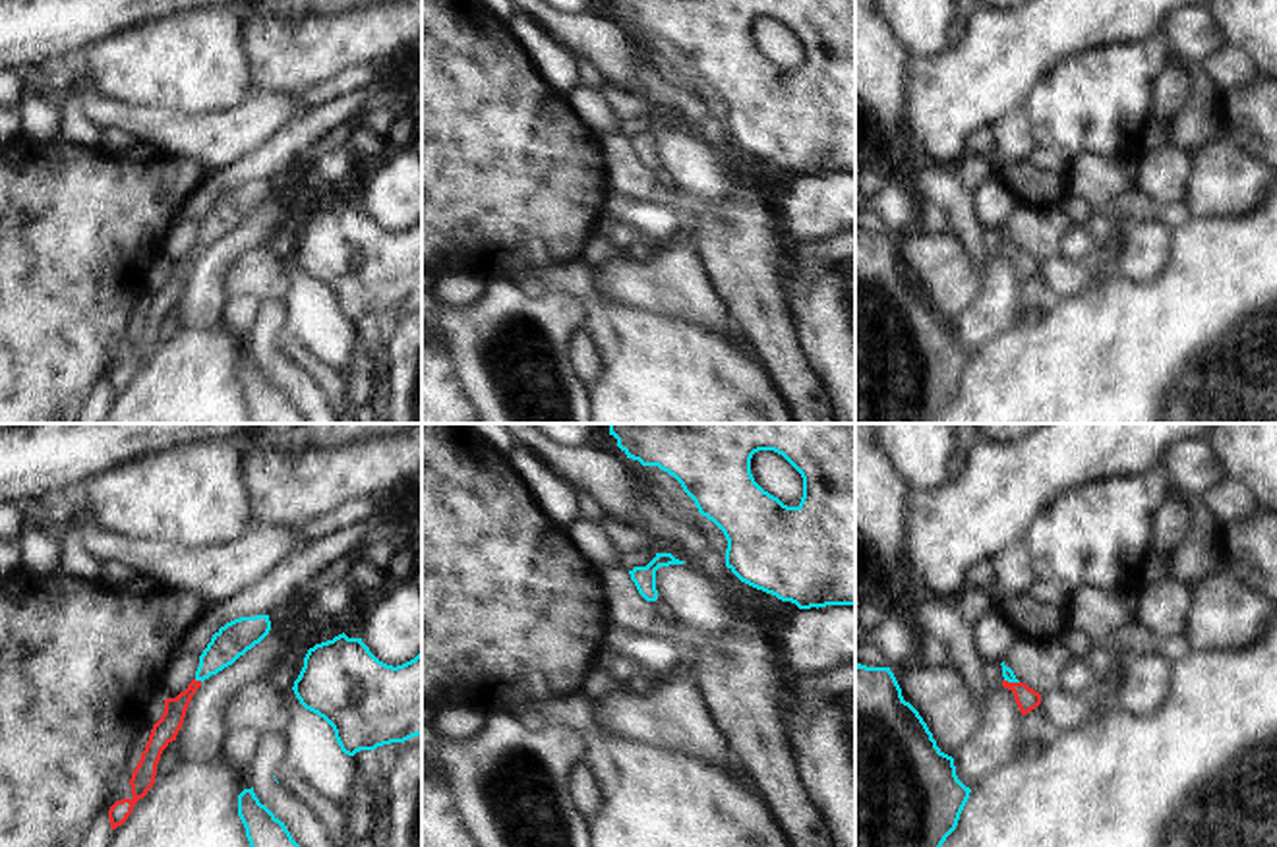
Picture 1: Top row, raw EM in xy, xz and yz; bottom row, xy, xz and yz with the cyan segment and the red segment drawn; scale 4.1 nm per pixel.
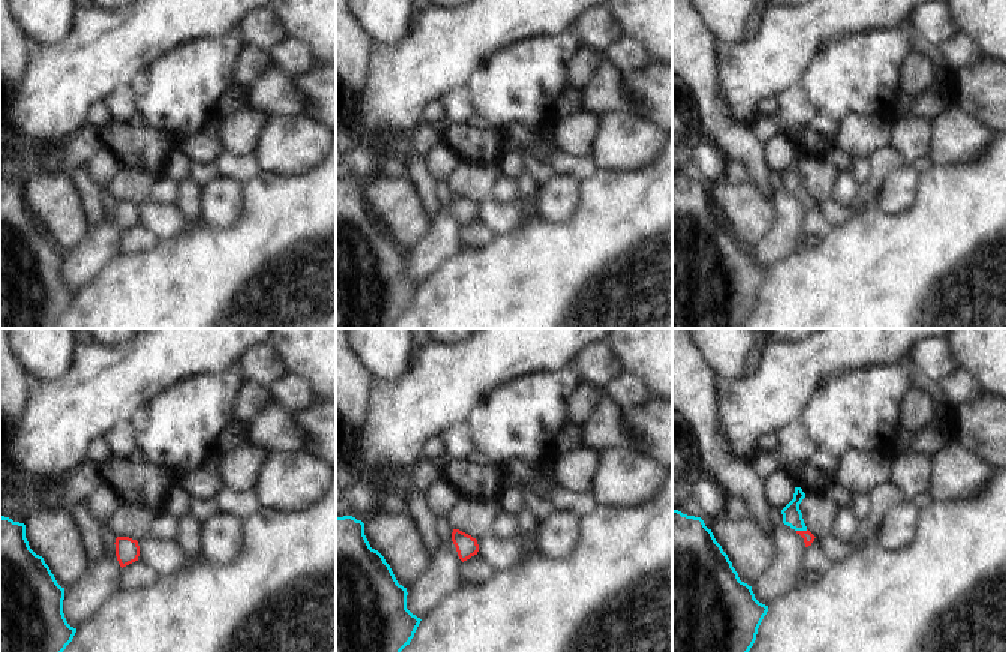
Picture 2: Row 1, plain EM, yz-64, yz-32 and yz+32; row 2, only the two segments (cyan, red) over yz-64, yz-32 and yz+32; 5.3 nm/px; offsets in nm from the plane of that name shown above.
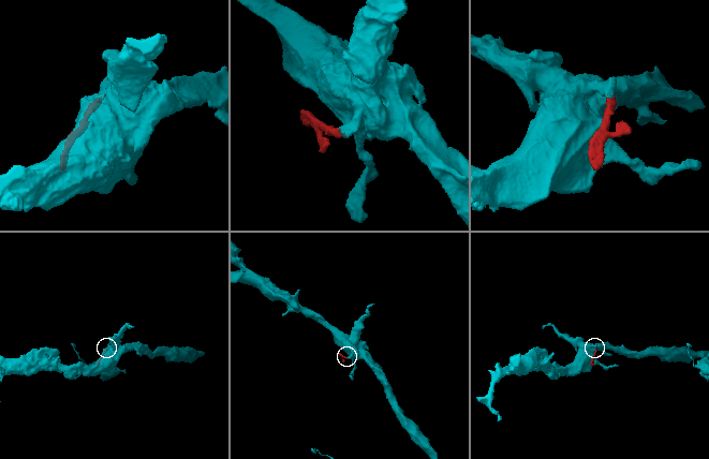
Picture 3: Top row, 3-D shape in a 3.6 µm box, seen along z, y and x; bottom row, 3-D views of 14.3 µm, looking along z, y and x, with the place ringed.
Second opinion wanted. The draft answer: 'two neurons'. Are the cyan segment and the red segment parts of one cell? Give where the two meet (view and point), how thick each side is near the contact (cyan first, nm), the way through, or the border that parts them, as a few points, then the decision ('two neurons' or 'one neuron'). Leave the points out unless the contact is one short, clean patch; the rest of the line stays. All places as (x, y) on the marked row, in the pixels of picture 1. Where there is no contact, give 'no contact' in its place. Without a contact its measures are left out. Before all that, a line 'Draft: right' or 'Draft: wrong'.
Draft: wrong
meets cyan in xy at (198, 679); 150 nm thick on the cyan side, 100 nm on the other; runs through xy (235, 639), (198, 679), (175, 708), (165, 730); one neuron

